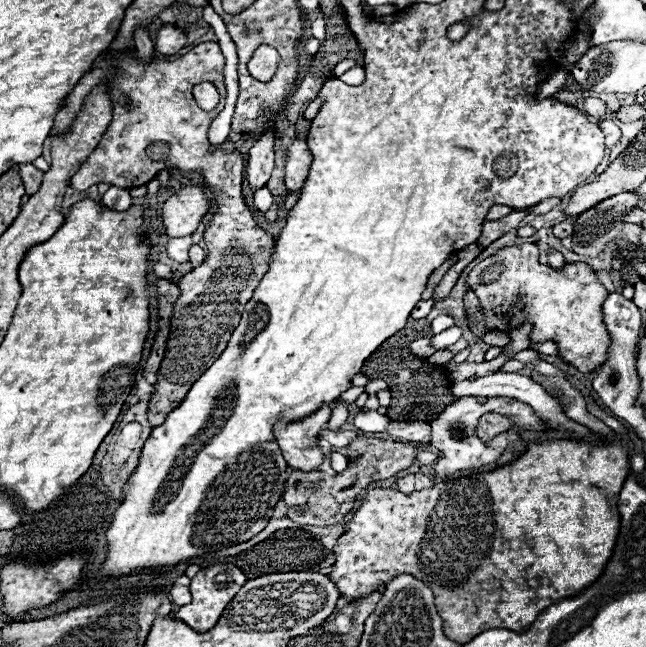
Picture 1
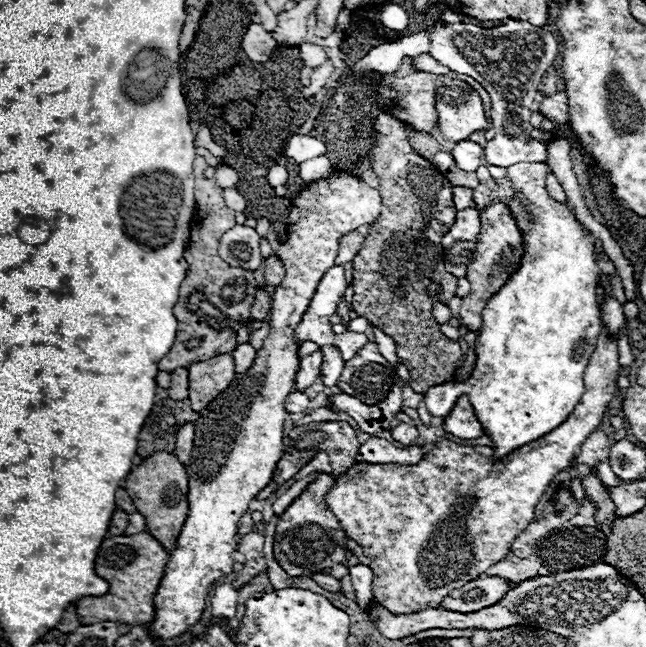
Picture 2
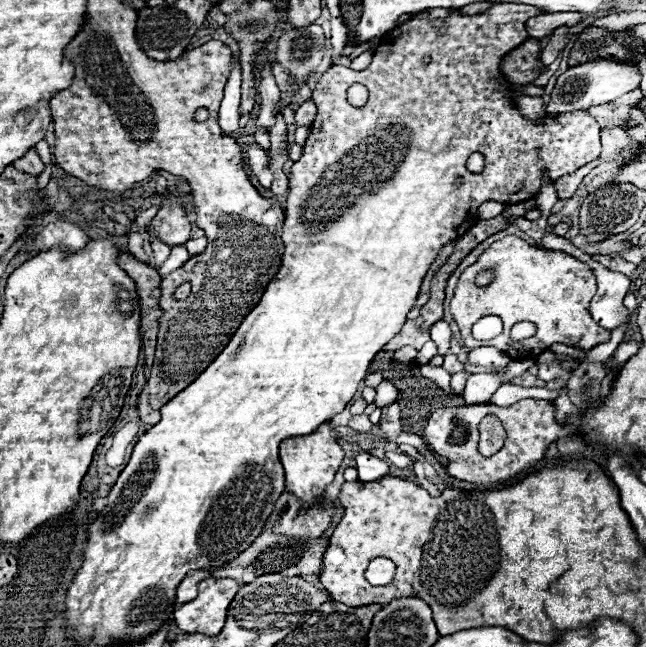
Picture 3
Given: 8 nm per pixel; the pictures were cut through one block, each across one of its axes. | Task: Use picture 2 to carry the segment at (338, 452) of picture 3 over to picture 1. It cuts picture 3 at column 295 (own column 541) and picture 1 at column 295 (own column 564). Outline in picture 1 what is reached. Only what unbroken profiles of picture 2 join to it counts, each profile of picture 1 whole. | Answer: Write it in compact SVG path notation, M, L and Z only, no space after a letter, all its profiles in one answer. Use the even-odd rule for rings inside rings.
M324 404L314 414L296 422L278 420L274 424L274 436L280 444L284 460L294 470L318 470L324 454L318 448L318 432L330 418L330 408Z

